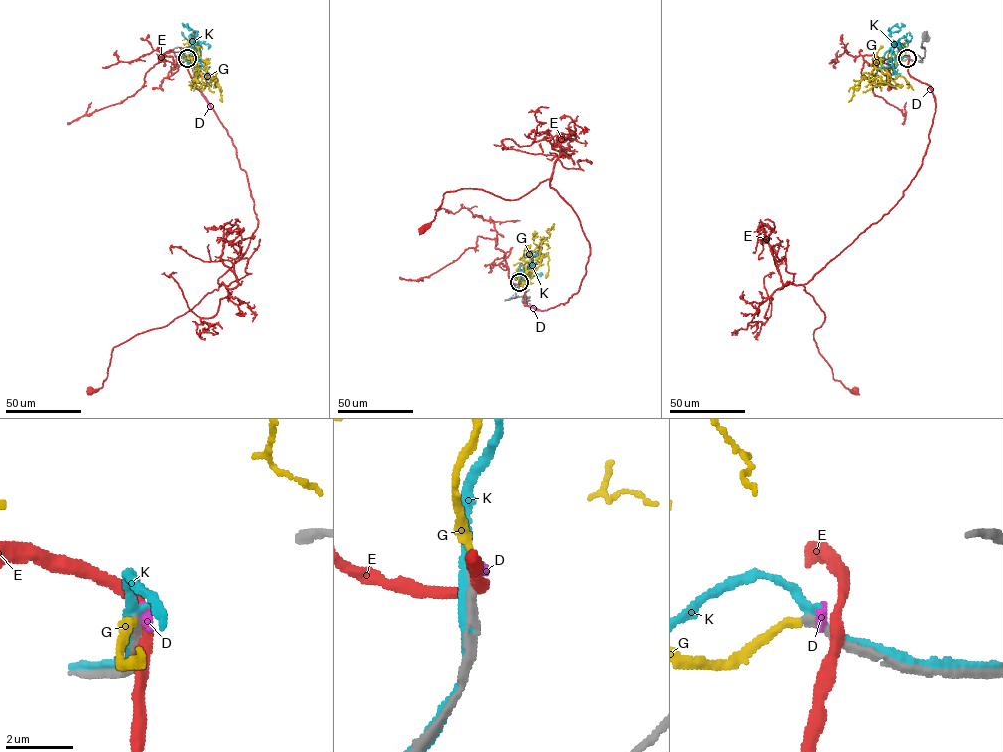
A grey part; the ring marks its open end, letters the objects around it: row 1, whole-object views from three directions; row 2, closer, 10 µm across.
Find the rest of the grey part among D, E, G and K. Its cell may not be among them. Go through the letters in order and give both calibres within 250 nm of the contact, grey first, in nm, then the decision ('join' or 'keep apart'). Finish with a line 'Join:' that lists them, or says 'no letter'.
D: 280 nm thick on the grey side, 280 nm on the other; keep apart
E: 320 nm thick on the grey side, 360 nm on the other; keep apart
G: 240 nm thick on the grey side, 280 nm on the other; join
K: 220 nm thick on the grey side, 320 nm on the other; keep apart
Join: G

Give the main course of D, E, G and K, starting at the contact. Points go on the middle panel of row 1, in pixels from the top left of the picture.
D: (519, 283), (530, 305), (543, 311)
E: (519, 284), (524, 305), (546, 310), (586, 272), (589, 241), (551, 178), (515, 199), (446, 191), (422, 231)
G: (519, 282), (525, 265), (526, 273), (539, 265), (538, 247), (549, 235), (554, 223)
K: (519, 285), (521, 273), (535, 254), (523, 272), (531, 272), (530, 266), (533, 275)

